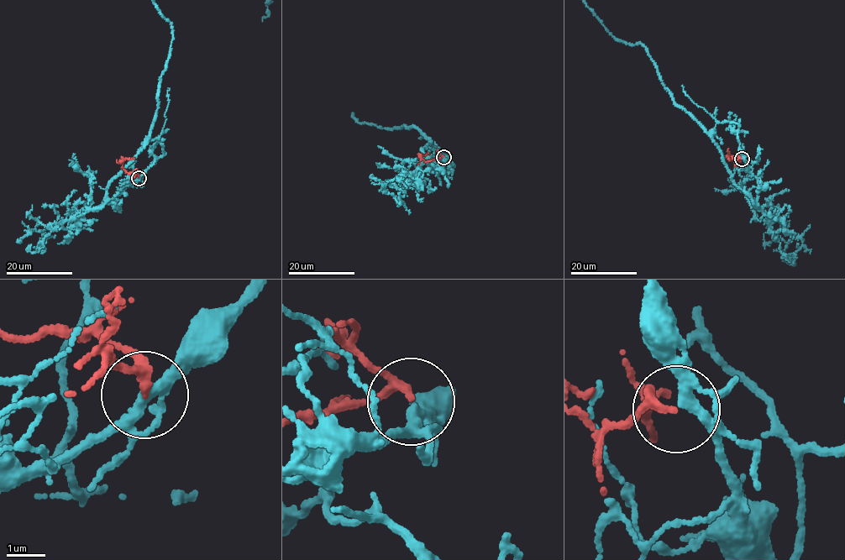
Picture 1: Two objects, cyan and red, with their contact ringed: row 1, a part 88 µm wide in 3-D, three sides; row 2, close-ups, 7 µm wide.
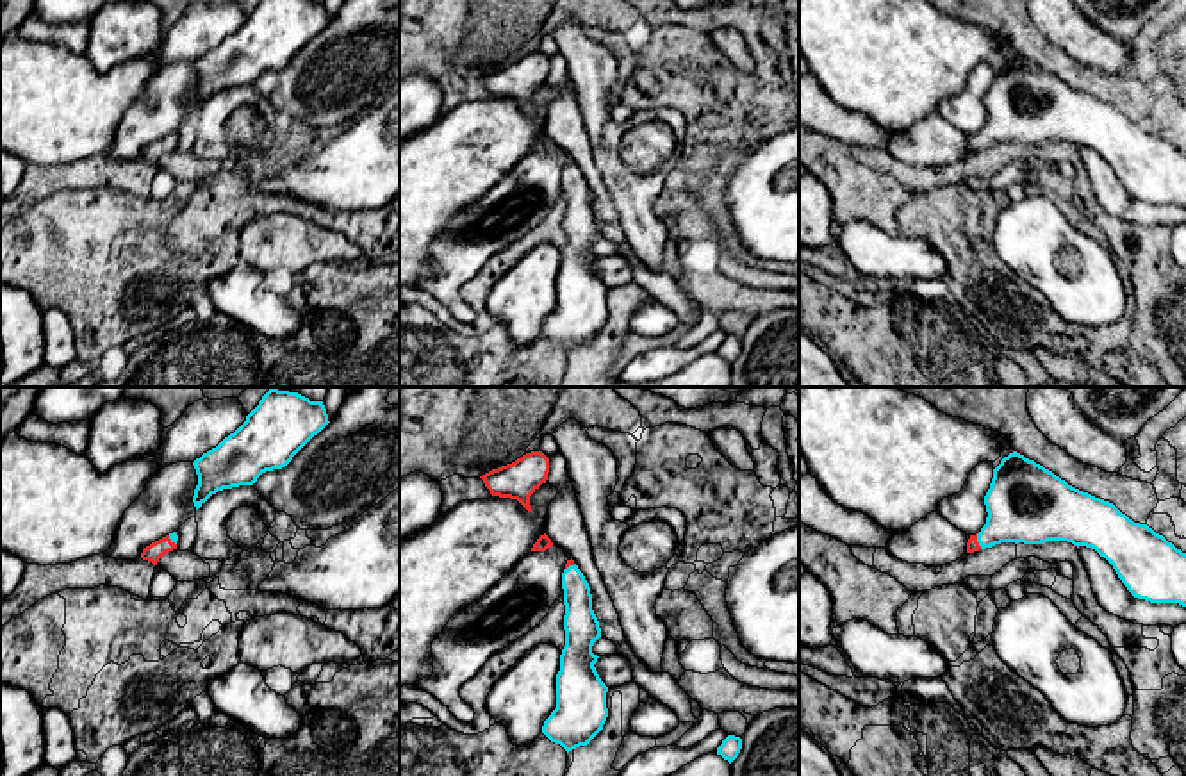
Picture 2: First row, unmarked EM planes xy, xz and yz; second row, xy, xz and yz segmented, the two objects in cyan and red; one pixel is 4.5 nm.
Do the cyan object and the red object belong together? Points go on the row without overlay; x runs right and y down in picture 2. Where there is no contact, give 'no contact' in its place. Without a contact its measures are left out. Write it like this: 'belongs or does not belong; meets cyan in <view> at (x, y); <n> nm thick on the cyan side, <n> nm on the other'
belongs; meets cyan in yz at (978, 141); 320 nm thick on the cyan side, 60 nm on the other

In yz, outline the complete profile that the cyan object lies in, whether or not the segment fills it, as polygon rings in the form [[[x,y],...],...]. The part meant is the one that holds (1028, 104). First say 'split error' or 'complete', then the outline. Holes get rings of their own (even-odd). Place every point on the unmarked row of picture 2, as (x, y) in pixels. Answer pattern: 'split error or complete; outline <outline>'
split error; outline [[[1017,52],[1004,57],[984,105],[986,125],[970,136],[967,153],[1001,143],[1067,141],[1104,157],[1134,198],[1186,207],[1186,153],[1034,61]]]

